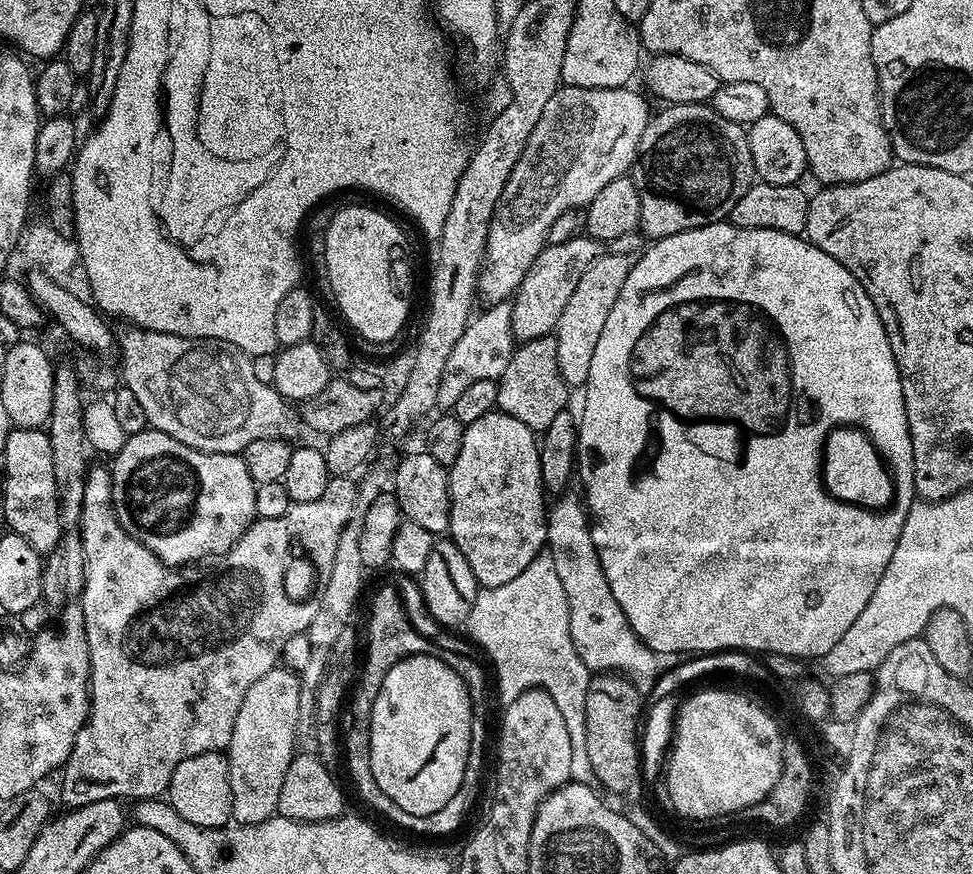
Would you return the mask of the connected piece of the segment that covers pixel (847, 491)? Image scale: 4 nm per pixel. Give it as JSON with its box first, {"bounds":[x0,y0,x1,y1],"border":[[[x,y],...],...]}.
{"bounds":[821,425,895,511],"border":[[[848,425],[836,428],[824,444],[824,463],[821,465],[825,488],[836,500],[858,504],[869,511],[885,509],[895,497],[891,472],[880,453],[863,431]]]}

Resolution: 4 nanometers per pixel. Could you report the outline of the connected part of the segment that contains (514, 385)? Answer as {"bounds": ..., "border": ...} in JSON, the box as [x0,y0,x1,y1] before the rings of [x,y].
{"bounds":[496,334,569,434],"border":[[[549,334],[523,341],[513,351],[510,366],[506,366],[498,381],[496,408],[510,414],[510,418],[518,418],[518,422],[526,422],[526,426],[530,426],[532,432],[543,434],[546,426],[554,422],[554,417],[569,407],[568,395],[568,383],[558,370],[556,337]]]}

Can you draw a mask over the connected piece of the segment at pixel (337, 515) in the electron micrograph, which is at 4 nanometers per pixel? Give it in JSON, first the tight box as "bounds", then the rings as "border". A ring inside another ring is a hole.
{"bounds":[60,467,355,808],"border":[[[89,467],[88,477],[86,478],[86,494],[82,498],[82,522],[80,523],[80,533],[82,534],[82,550],[84,551],[84,590],[78,597],[78,602],[84,611],[84,625],[86,626],[86,642],[90,650],[90,682],[88,683],[88,721],[82,726],[82,730],[78,730],[78,738],[72,747],[72,753],[68,761],[64,763],[62,775],[64,781],[60,784],[60,796],[65,800],[68,808],[77,808],[78,806],[86,806],[90,802],[102,802],[103,800],[120,800],[124,796],[132,796],[133,801],[137,800],[154,800],[163,797],[167,793],[170,786],[170,778],[174,774],[174,770],[178,766],[178,762],[182,762],[186,758],[194,758],[194,754],[202,754],[203,752],[224,752],[230,742],[230,734],[234,734],[234,718],[238,718],[238,710],[242,710],[242,698],[246,698],[246,690],[250,690],[250,686],[254,686],[254,682],[258,682],[258,678],[262,678],[262,674],[266,674],[271,668],[277,667],[281,663],[280,655],[286,646],[286,642],[290,642],[290,638],[294,638],[294,634],[302,634],[307,632],[308,627],[312,623],[314,616],[319,612],[319,595],[318,593],[327,584],[327,578],[331,574],[331,567],[334,566],[335,548],[338,546],[339,535],[342,528],[346,526],[346,520],[349,518],[354,505],[355,479],[348,476],[333,476],[328,481],[326,491],[322,493],[322,498],[318,498],[314,502],[302,502],[301,504],[292,504],[290,510],[286,510],[286,514],[282,514],[282,518],[259,518],[253,520],[252,524],[242,534],[242,538],[235,546],[225,552],[223,556],[213,556],[203,560],[197,560],[194,564],[182,564],[173,566],[163,564],[157,556],[150,550],[146,550],[146,546],[142,546],[142,542],[138,542],[130,532],[121,526],[116,517],[116,511],[112,505],[112,474],[107,467],[96,468]]]}

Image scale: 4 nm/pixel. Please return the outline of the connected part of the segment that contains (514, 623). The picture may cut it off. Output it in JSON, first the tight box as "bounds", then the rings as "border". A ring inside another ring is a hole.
{"bounds":[466,550,596,784],"border":[[[546,550],[540,552],[534,558],[534,562],[530,562],[530,566],[526,566],[526,570],[522,570],[522,574],[518,574],[518,578],[505,582],[503,586],[494,586],[493,588],[480,588],[474,598],[474,606],[470,610],[466,621],[466,629],[488,651],[488,656],[492,659],[492,664],[496,667],[496,680],[500,683],[501,701],[507,702],[518,698],[520,694],[531,688],[541,688],[550,694],[550,698],[554,698],[558,710],[562,710],[562,718],[566,721],[566,730],[570,734],[570,774],[572,780],[578,784],[596,784],[596,775],[590,766],[590,754],[586,754],[586,694],[590,687],[590,673],[586,665],[582,662],[582,658],[578,658],[578,650],[574,650],[574,642],[570,638],[570,610],[566,606],[566,590],[562,590],[562,581],[558,578],[558,569],[554,567],[554,558]]]}

